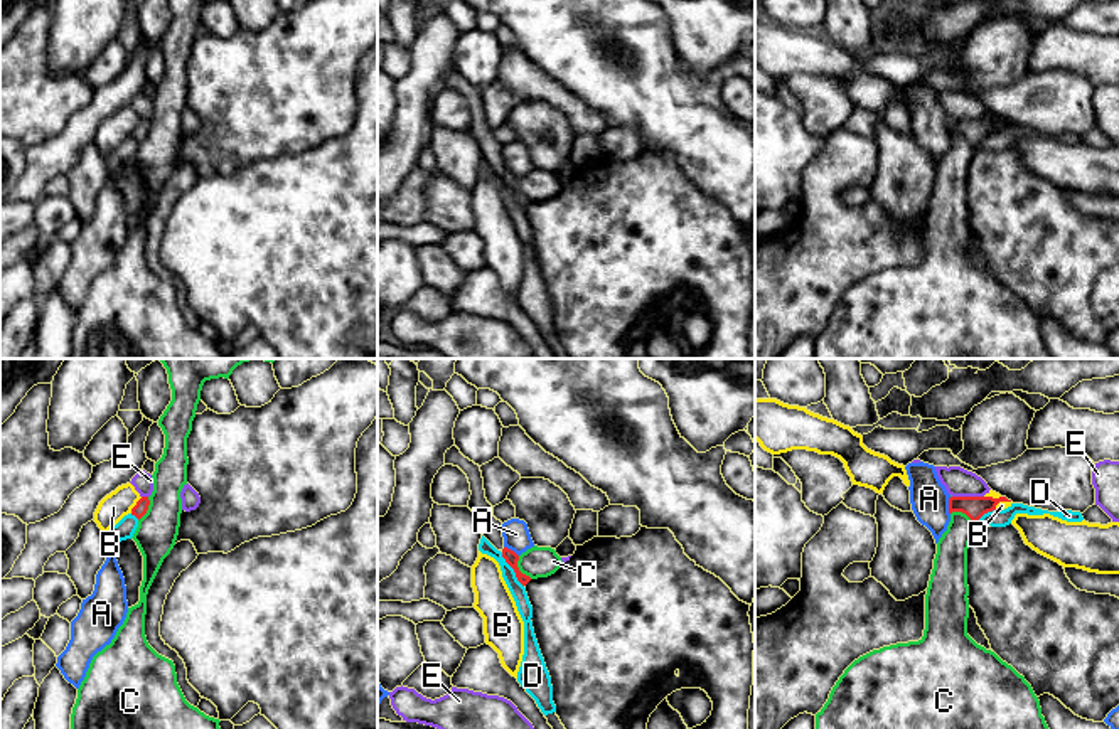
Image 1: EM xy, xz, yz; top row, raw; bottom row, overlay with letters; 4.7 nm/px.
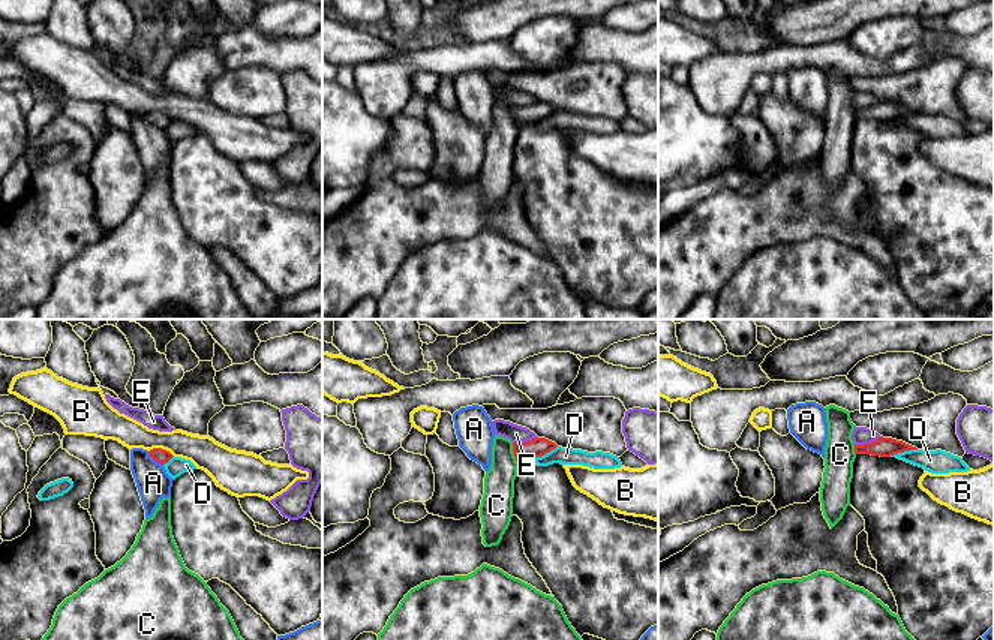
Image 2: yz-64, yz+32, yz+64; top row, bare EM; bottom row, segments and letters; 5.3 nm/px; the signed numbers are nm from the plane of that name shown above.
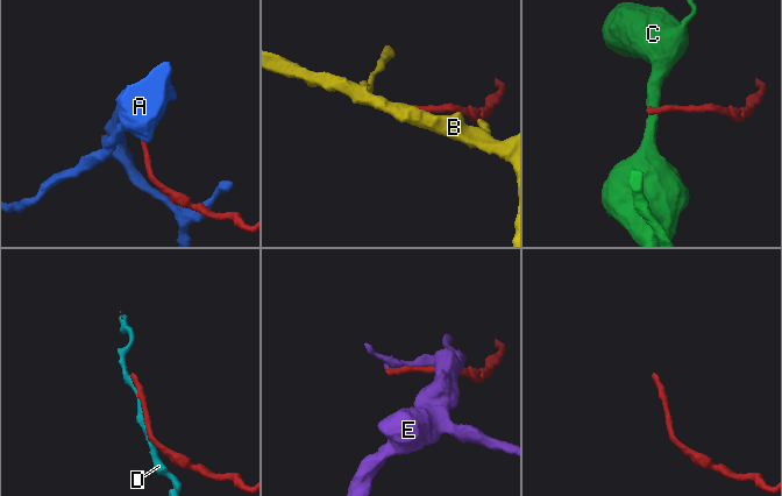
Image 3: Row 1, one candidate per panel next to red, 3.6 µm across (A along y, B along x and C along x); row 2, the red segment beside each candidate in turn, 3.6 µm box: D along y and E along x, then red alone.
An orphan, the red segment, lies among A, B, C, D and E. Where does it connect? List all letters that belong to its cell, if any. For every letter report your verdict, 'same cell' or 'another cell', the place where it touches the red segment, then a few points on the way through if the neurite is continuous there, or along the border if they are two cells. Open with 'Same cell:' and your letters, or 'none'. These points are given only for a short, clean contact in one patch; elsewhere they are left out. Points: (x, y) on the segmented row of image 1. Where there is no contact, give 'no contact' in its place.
Same cell: none
A: another cell; meets red in yz at (949, 505); border along yz (951, 497), (949, 514)
B: another cell; meets red in xy at (135, 505)
C: another cell; meets red in xz at (518, 569); border along xz (518, 556), (518, 568), (531, 578)
D: another cell; meets red in xz at (513, 568)
E: another cell; meets red in yz at (968, 497)

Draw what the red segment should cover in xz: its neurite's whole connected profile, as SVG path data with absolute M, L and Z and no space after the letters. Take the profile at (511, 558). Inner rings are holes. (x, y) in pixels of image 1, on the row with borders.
M457 446L447 450L445 465L458 466L467 475L472 492L468 508L475 513L482 535L502 552L506 562L514 569L517 581L526 586L531 577L519 571L519 556L504 545L502 522L494 517L494 507L485 498L480 466L465 458Z

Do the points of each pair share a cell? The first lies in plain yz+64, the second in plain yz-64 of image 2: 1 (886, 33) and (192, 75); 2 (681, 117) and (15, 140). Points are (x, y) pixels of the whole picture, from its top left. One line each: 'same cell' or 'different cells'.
1: same cell
2: same cell

